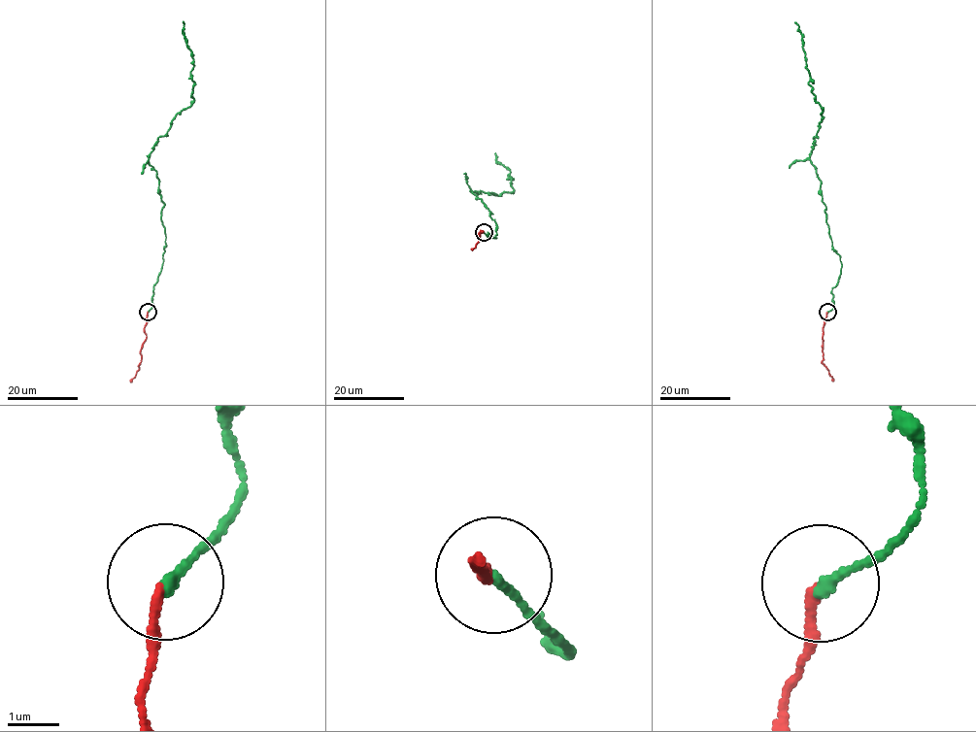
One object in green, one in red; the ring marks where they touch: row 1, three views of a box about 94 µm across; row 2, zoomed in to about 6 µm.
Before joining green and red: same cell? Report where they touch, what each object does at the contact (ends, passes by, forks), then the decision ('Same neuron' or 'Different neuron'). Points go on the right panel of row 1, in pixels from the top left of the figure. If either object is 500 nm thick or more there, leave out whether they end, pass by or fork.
Place: (827, 312). At the ring green ends. At the ring red ends. Same neuron

